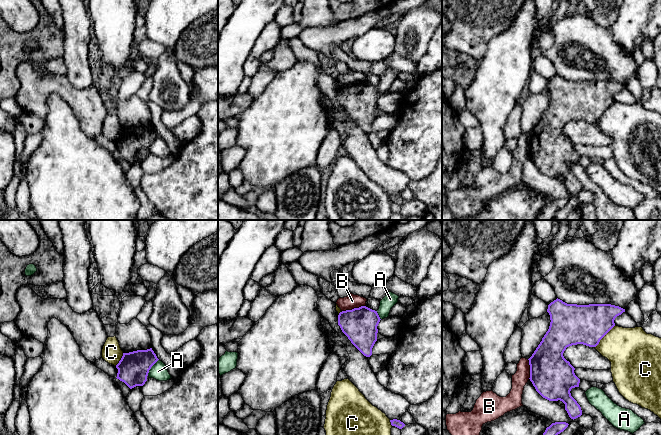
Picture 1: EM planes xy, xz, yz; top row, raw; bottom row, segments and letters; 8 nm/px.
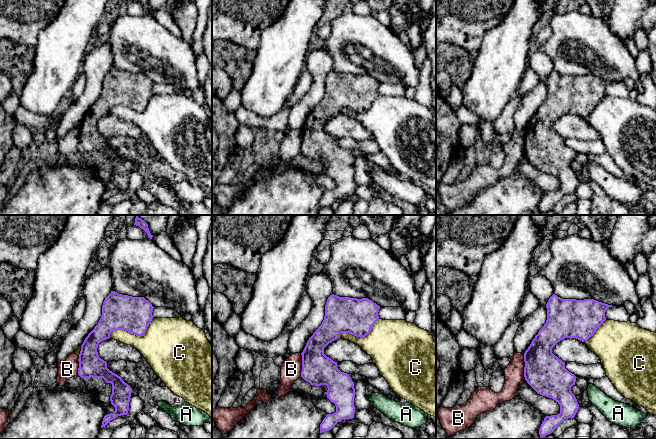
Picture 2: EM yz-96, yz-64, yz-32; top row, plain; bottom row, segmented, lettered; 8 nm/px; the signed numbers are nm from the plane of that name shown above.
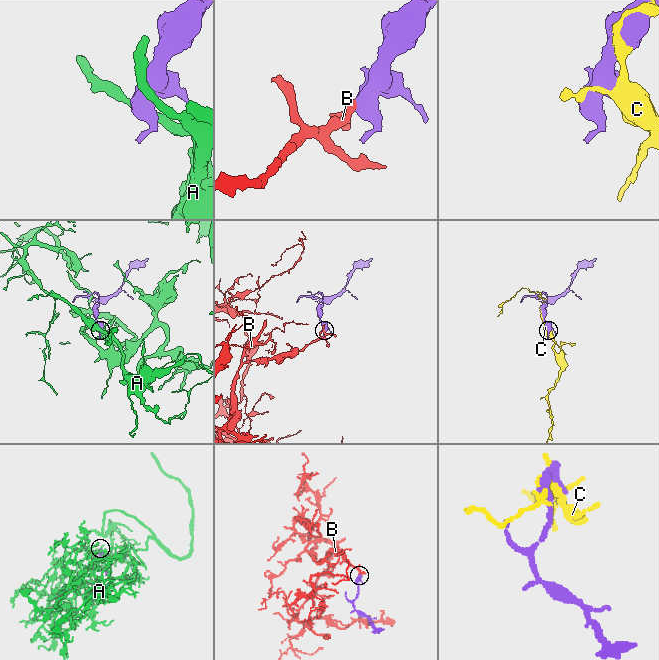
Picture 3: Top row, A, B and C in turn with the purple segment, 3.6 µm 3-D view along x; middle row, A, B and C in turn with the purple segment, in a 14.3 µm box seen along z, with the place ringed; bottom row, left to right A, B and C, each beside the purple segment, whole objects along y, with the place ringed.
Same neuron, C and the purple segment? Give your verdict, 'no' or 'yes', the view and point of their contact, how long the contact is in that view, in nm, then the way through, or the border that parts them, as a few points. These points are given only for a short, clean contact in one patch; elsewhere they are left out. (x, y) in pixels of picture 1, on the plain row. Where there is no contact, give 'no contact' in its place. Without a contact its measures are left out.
no | yz (604, 111) | 240 nm

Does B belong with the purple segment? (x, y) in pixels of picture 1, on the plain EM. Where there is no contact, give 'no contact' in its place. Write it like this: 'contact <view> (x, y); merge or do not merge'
contact xz (354, 84); do not merge

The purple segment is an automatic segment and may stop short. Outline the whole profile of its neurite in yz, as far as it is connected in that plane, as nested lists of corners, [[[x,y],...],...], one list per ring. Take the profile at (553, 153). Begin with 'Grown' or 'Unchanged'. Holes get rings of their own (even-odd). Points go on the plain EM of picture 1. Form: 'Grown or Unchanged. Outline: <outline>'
Unchanged. Outline: [[[557,74],[548,81],[547,88],[550,91],[550,102],[528,135],[529,155],[543,174],[549,177],[562,177],[569,193],[574,196],[582,191],[582,186],[571,172],[570,167],[572,164],[579,163],[580,155],[575,151],[575,144],[564,134],[563,129],[567,123],[577,120],[596,123],[600,116],[615,102],[615,94],[625,88],[625,85],[611,80],[567,80]]]

